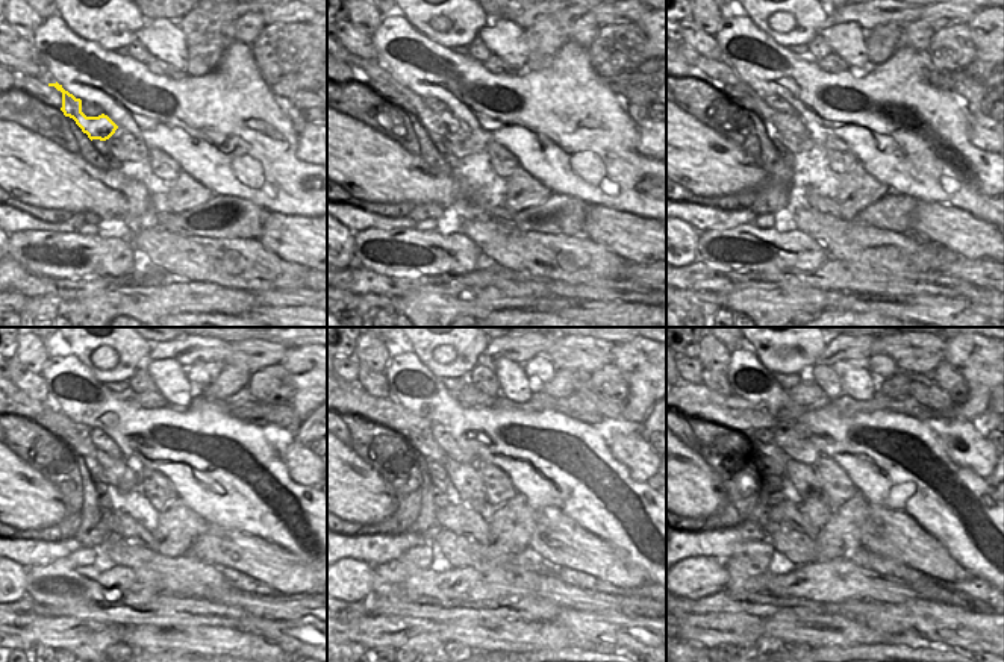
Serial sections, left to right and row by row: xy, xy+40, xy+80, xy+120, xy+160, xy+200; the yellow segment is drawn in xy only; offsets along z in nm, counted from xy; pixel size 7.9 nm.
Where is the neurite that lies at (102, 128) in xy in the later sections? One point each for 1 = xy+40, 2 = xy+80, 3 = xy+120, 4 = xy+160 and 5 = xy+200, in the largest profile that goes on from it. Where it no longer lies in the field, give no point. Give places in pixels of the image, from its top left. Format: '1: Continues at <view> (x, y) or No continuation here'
1: Continues at xy+40 (444, 123)
2: Continues at xy+80 (785, 123)
3: Continues at xy+120 (127, 479)
4: Continues at xy+160 (467, 479)
5: Continues at xy+200 (803, 477)

